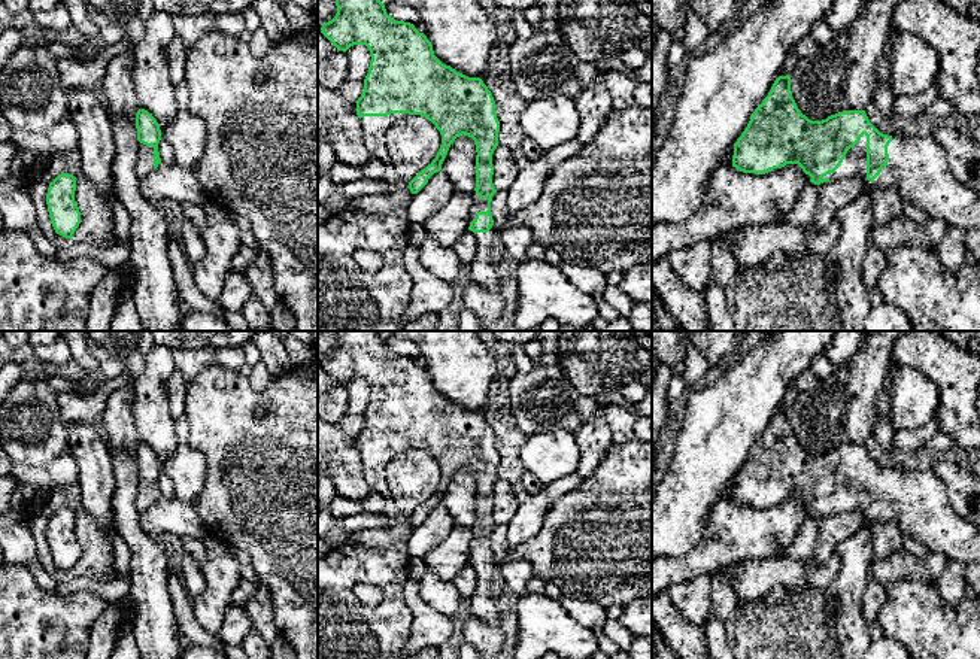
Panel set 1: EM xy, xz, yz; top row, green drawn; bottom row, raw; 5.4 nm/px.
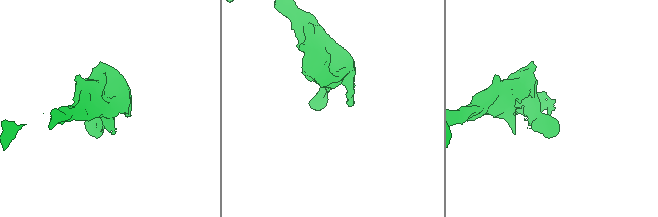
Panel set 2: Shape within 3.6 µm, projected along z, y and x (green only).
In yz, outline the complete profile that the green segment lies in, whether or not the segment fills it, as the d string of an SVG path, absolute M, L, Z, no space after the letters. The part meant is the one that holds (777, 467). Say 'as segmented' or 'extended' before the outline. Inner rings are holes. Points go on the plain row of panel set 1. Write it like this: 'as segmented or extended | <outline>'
extended | M789 409L774 414L734 477L732 489L732 501L744 507L765 508L786 498L798 498L814 519L861 510L874 523L896 520L902 534L922 541L928 552L967 565L980 564L980 528L955 514L947 501L947 489L934 471L883 468L870 456L865 444L844 444L811 455L801 447L792 431Z

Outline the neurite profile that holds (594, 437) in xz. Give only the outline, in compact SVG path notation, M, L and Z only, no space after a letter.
M600 413L597 417L582 423L574 432L574 438L579 447L579 465L576 474L586 479L600 465L613 444L612 431Z

